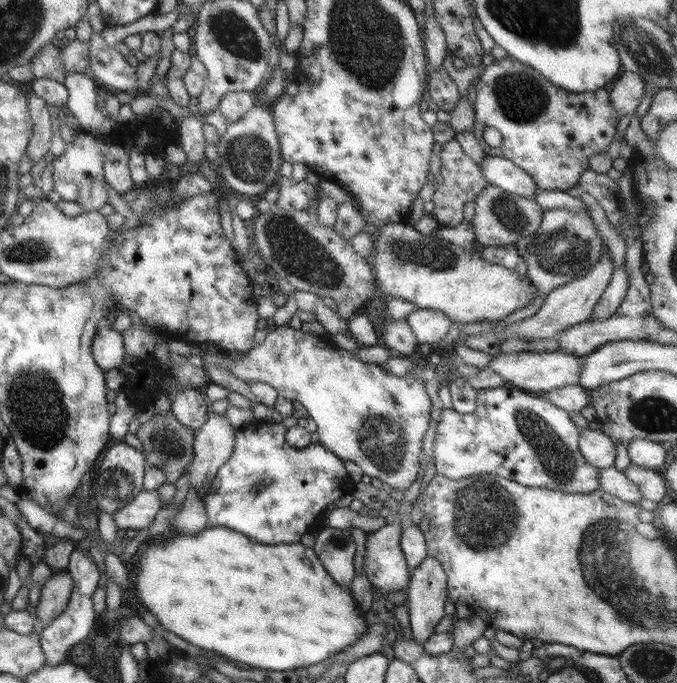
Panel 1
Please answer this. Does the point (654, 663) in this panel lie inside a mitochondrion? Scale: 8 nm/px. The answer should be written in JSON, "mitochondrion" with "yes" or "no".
{"mitochondrion":"yes"}

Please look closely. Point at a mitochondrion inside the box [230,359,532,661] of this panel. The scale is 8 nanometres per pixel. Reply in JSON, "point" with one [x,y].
{"point":[482,514]}

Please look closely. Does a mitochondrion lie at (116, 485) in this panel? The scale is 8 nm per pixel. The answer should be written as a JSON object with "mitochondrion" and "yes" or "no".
{"mitochondrion":"yes"}

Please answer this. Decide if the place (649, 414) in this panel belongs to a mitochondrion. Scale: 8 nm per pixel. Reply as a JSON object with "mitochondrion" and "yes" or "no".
{"mitochondrion":"yes"}

